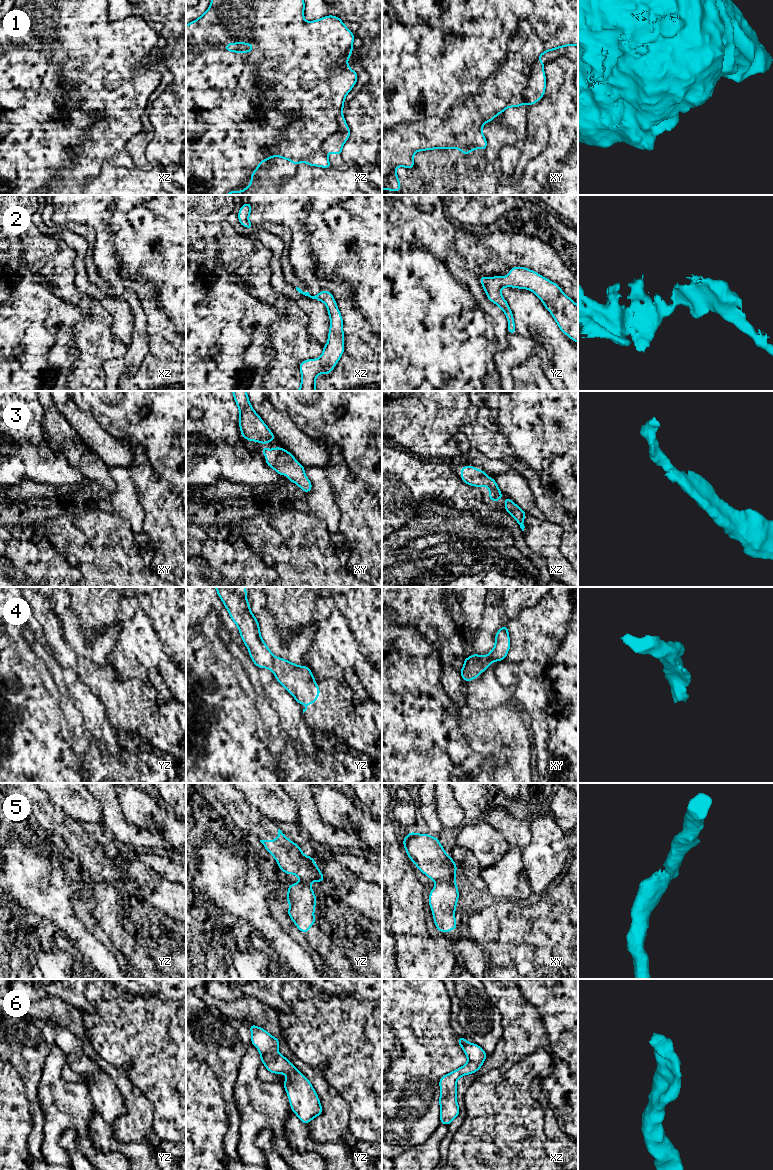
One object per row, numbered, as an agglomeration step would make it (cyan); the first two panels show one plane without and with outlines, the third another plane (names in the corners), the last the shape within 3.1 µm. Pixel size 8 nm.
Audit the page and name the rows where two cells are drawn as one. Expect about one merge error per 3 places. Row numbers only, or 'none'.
1, 5

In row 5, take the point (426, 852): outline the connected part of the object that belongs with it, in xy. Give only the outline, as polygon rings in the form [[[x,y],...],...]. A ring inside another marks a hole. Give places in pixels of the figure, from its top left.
[[[409,832],[408,835],[403,838],[403,844],[408,857],[418,869],[431,880],[437,883],[455,881],[457,865],[452,858],[446,854],[437,837],[432,837],[429,834]]]

